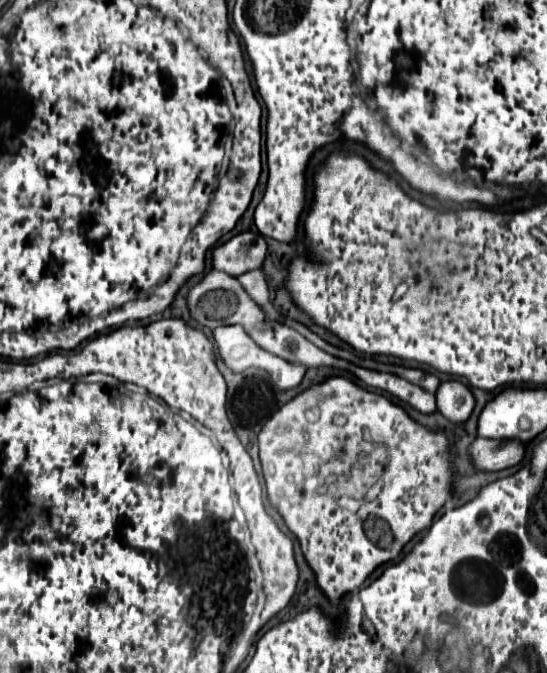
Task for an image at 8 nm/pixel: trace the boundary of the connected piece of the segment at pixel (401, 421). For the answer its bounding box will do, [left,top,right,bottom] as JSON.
[259,376,453,604]

